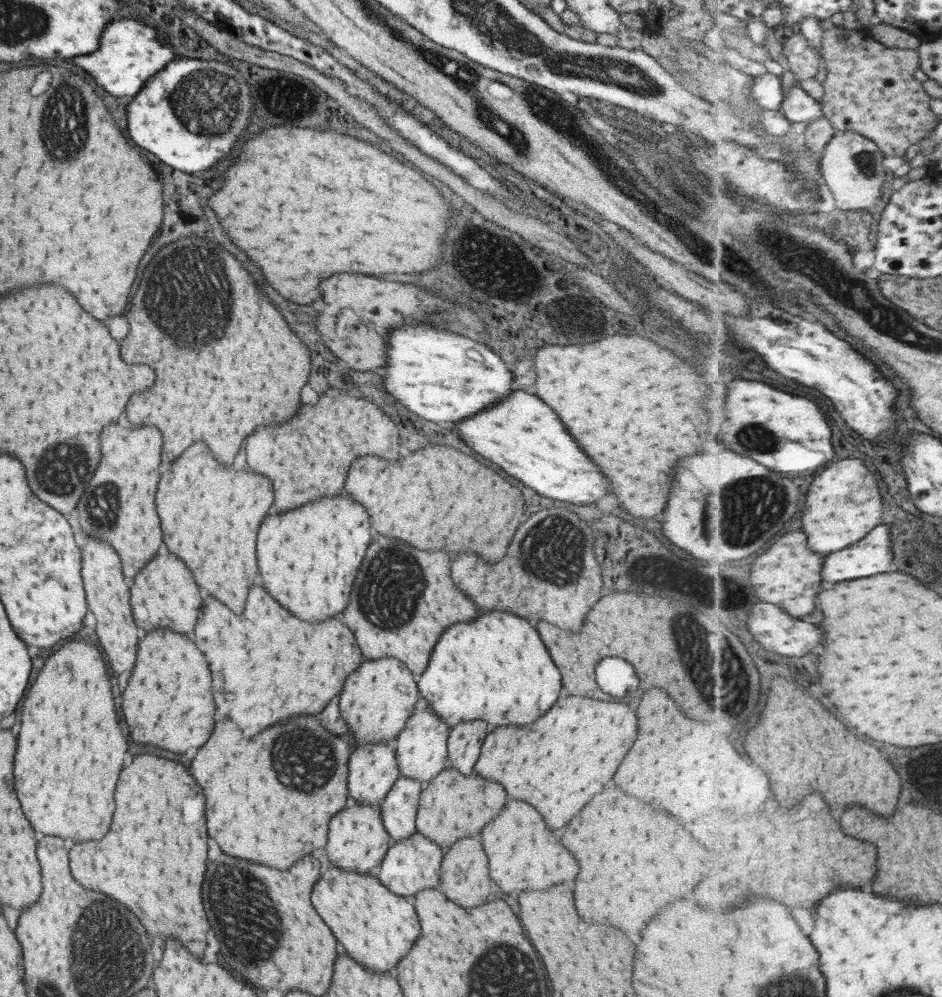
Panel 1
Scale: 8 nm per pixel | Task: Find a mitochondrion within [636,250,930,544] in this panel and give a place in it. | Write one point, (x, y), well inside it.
(761, 445)

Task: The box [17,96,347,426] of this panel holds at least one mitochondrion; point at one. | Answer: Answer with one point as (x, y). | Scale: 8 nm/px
(203, 318)

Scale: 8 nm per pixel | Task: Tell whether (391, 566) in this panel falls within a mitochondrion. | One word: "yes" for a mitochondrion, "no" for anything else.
yes

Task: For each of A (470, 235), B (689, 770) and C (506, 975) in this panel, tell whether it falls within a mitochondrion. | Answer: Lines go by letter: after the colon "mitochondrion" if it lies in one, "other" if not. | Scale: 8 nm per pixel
A: other
B: other
C: mitochondrion

